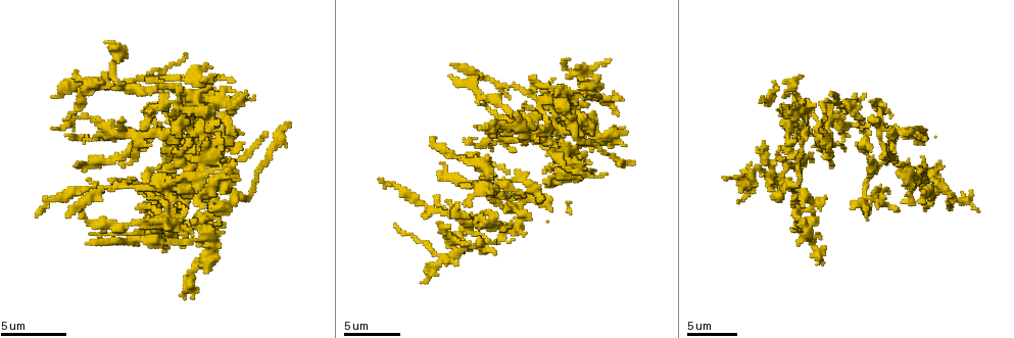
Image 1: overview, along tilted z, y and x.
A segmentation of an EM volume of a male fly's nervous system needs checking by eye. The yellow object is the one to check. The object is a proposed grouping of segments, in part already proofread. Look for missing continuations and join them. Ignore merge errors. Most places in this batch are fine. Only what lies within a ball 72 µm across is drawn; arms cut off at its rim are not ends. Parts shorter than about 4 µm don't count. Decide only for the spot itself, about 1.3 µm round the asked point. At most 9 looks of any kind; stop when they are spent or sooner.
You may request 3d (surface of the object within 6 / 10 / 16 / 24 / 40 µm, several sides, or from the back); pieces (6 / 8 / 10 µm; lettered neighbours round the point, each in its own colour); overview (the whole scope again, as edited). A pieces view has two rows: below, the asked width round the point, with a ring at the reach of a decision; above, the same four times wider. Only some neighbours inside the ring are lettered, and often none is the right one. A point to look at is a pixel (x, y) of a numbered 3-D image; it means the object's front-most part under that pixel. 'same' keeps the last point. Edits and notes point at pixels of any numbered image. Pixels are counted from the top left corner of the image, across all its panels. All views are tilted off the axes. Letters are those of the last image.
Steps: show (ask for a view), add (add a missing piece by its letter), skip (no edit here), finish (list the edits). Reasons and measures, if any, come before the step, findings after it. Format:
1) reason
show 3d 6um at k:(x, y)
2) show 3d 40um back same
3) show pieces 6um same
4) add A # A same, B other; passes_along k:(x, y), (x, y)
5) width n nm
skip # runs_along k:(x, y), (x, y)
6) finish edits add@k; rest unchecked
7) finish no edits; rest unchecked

an open end
show pieces 6um at 1:(216, 136)

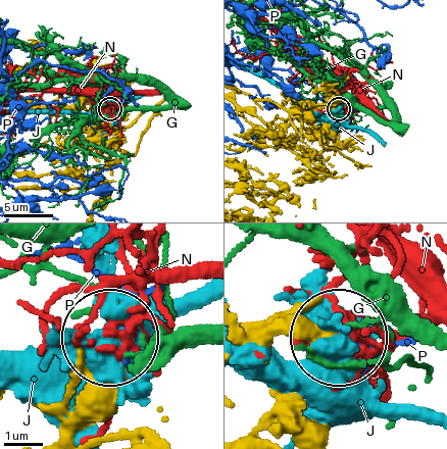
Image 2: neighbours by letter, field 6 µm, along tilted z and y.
width 340 nm
skip # G other, J other, N other, P other; no lettered piece goes on from it

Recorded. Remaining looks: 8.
show 3d 6um at 1:(825, 197)

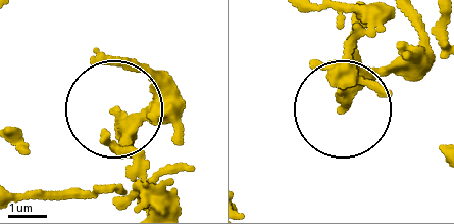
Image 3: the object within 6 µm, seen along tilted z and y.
show pieces 8um at 3:(342, 107)

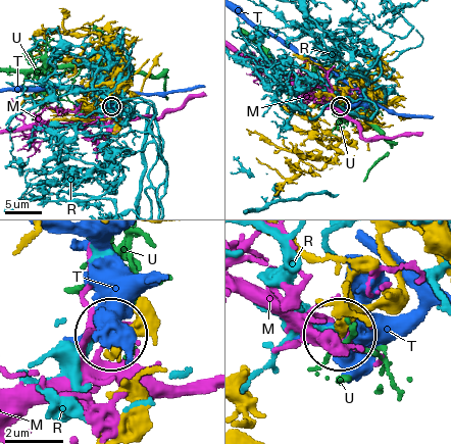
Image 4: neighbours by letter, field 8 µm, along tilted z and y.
skip # M other, R other, T other, U other; no lettered piece goes on from it

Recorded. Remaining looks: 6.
end of a long branch
show 3d 6um at 1:(91, 242)

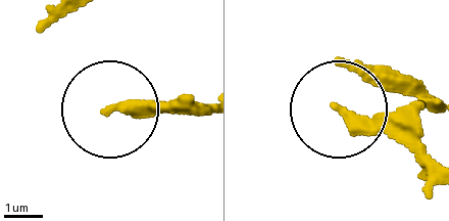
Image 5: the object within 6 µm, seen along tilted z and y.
see the neighbours
show pieces 10um at 5:(337, 109)

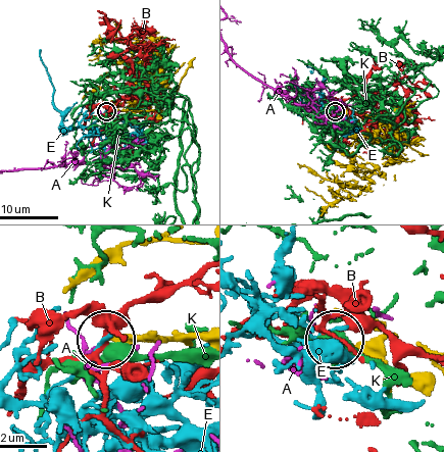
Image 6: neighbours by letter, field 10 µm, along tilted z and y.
width 200 nm
skip # A other, B other, E other, K other; no lettered piece goes on from it

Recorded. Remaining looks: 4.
end of a long branch
show pieces 8um at 1:(95, 233)

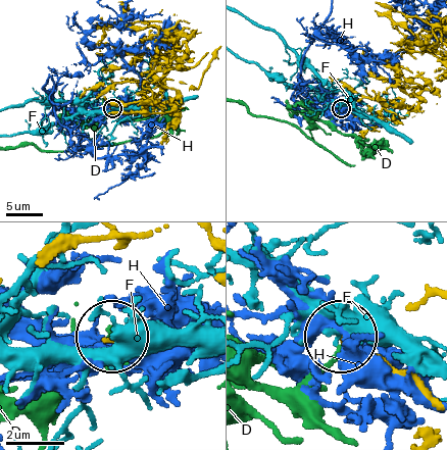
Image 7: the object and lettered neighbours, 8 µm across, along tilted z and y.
skip # D other, F other, H other; no lettered piece goes on from it

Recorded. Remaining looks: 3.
finish no edits; rest unchecked

